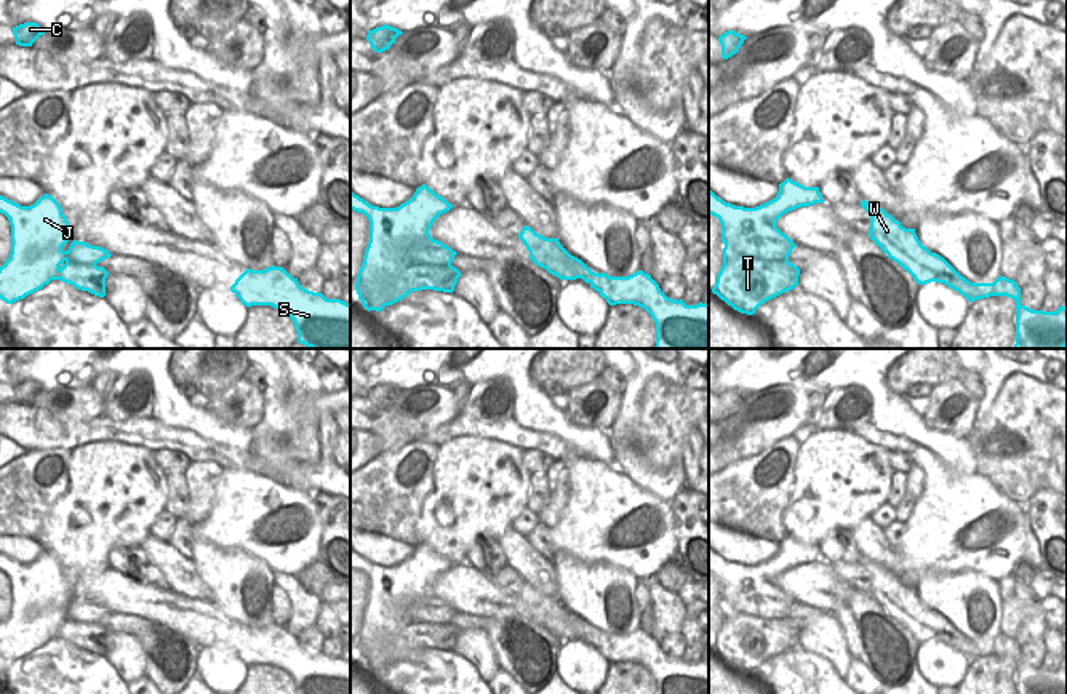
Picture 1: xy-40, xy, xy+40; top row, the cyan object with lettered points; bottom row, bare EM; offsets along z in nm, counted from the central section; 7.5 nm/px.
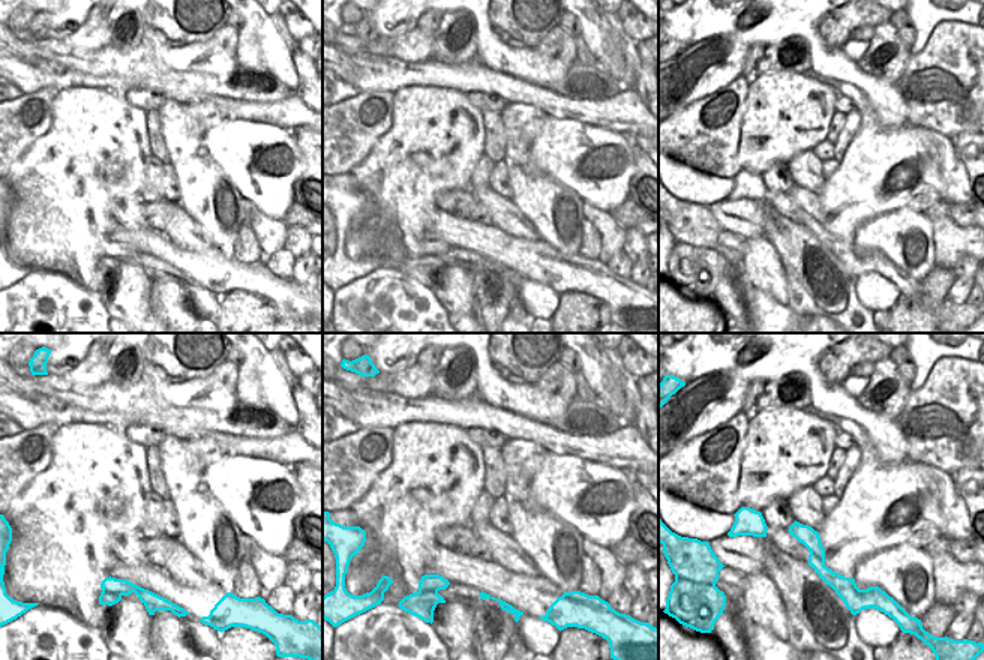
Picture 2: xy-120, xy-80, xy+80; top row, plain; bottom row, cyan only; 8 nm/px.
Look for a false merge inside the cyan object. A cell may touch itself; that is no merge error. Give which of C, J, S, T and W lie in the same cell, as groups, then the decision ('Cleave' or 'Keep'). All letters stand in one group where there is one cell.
Groups: C J S T / W. Cleave

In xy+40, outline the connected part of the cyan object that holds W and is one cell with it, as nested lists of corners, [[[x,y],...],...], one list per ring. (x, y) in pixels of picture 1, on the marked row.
[[[862,200],[861,206],[870,214],[870,240],[907,270],[918,285],[944,283],[973,302],[974,286],[971,281],[961,277],[944,257],[923,246],[915,229],[902,227],[899,221],[873,203]]]

